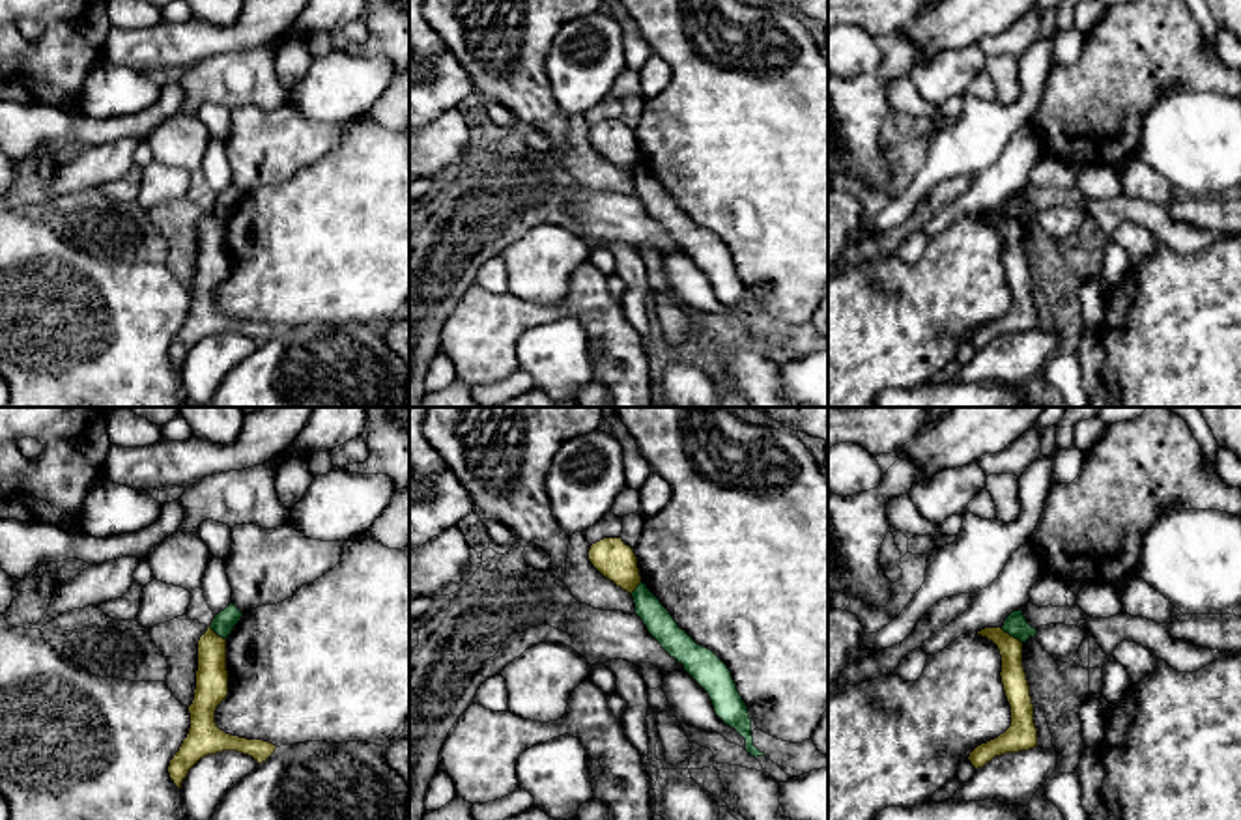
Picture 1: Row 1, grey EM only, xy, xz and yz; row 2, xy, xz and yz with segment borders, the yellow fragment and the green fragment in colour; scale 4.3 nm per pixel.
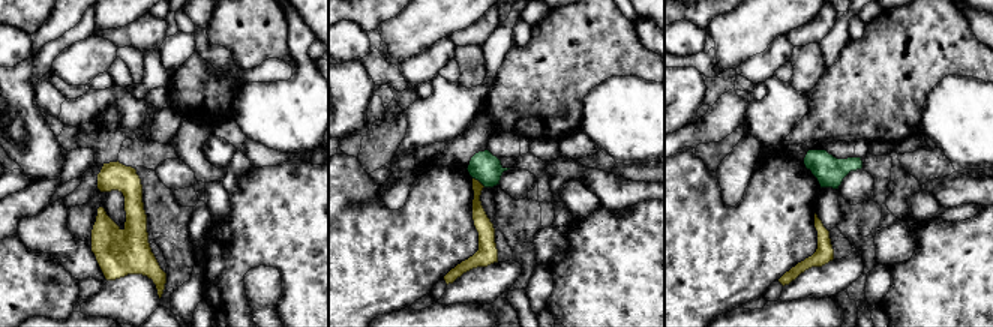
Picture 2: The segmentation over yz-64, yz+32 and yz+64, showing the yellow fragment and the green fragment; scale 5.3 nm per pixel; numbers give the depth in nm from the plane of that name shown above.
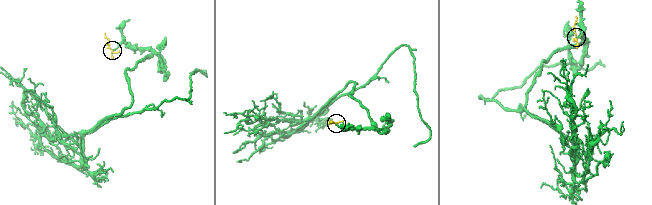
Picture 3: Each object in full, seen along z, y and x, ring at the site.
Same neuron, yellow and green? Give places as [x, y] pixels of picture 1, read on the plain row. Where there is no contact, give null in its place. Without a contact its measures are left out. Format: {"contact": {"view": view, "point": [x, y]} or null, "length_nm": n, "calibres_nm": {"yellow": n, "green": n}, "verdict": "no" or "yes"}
{"contact": {"view": "yz", "point": [1010, 217]}, "length_nm": 120, "calibres_nm": {"yellow": 110, "green": 100}, "verdict": "no"}

